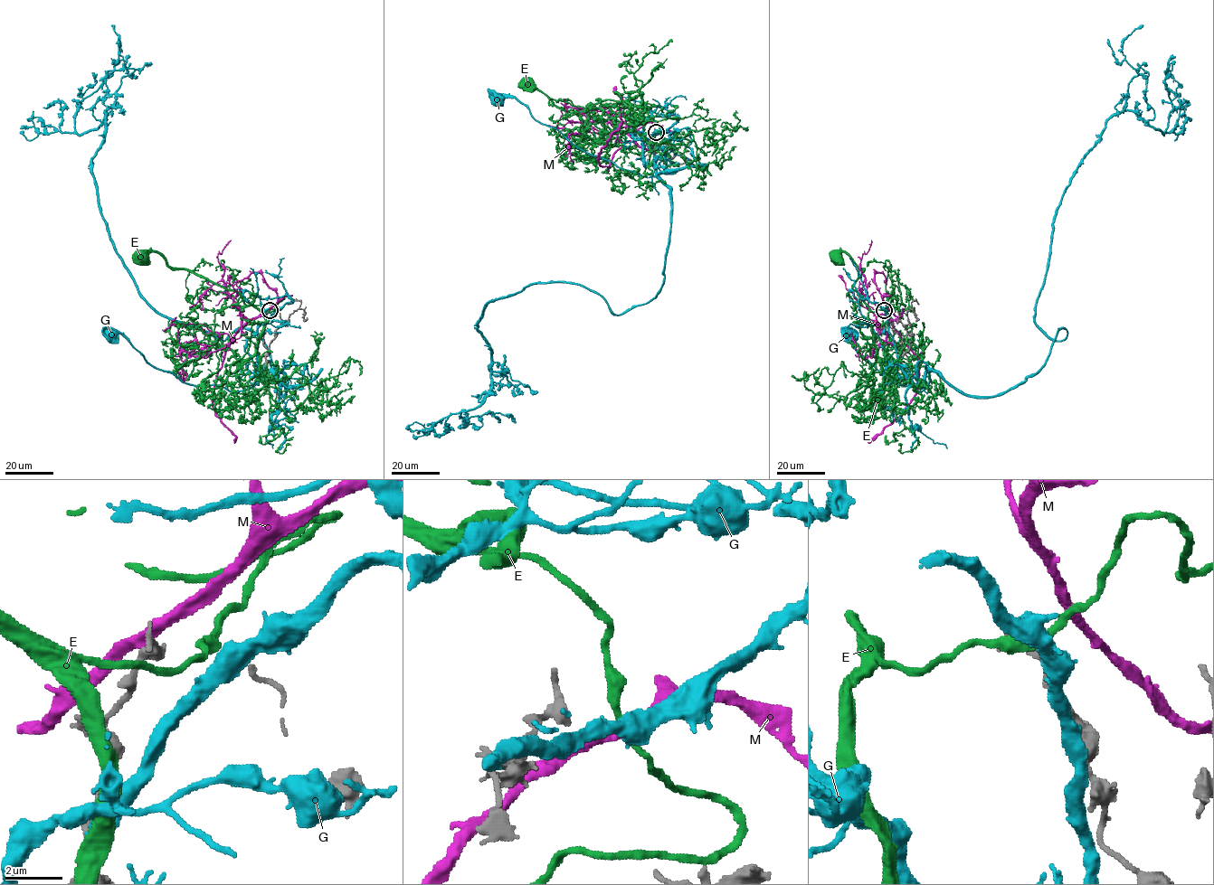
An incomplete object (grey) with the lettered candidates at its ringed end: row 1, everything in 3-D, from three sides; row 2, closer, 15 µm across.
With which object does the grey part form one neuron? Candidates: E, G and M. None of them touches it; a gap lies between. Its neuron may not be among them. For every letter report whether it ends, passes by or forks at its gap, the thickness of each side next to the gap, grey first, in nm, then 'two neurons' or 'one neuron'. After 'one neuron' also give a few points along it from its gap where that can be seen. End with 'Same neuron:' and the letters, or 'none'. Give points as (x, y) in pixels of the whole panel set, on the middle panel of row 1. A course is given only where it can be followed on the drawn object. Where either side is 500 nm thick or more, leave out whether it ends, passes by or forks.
E: it passes by | 340/400 nm | one neuron | via (659, 130), (659, 125), (653, 119), (643, 117), (615, 100), (605, 99), (574, 112), (565, 111), (530, 84)
G: it passes by | 340/440 nm | two neurons
M: it passes by | 340/360 nm | two neurons
Same neuron: E

